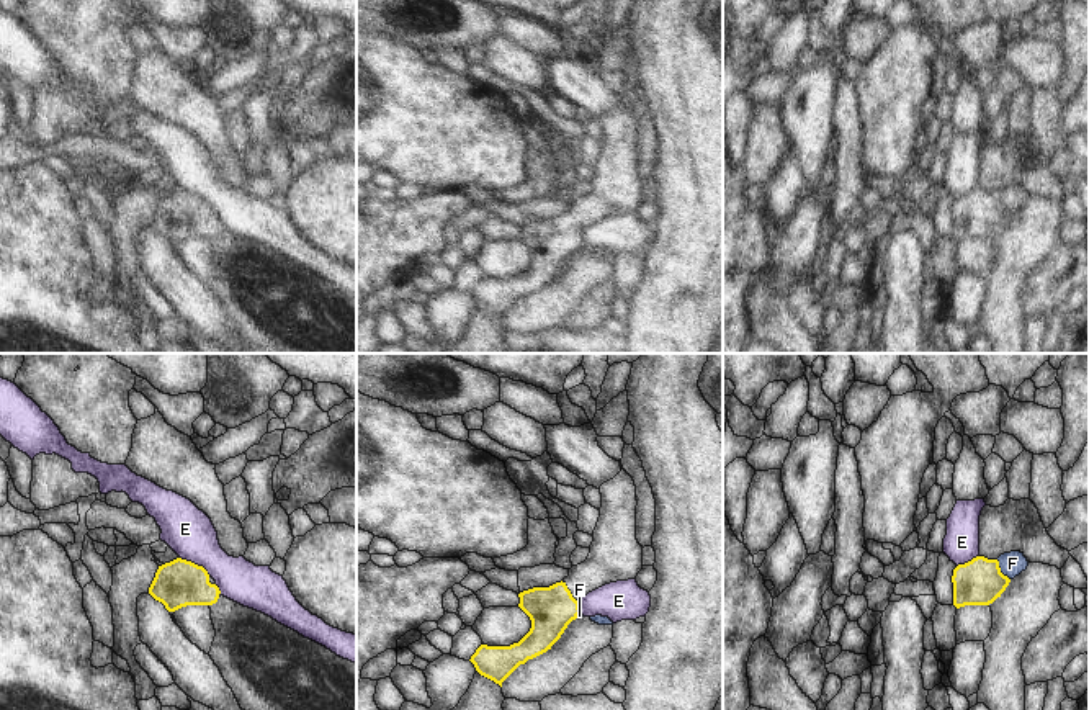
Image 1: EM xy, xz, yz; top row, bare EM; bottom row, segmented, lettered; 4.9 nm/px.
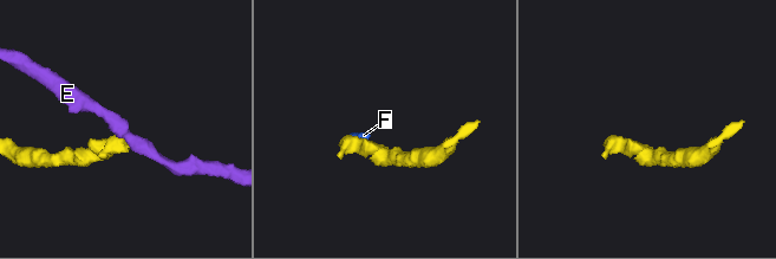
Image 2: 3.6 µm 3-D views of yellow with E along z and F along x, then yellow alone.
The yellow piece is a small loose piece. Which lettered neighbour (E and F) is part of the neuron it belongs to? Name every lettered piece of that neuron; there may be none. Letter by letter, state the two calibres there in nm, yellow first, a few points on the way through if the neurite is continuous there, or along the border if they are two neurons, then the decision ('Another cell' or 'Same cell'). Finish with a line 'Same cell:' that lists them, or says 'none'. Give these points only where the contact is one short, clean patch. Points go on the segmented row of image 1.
E: Thickness 240 nm (yellow) against 240 nm. Boundary: xy (180, 557), (200, 565), (210, 575). Another cell
F: Thickness 220 nm (yellow) against 120 nm. Boundary: yz (996, 560), (1009, 579). Another cell
Same cell: none

